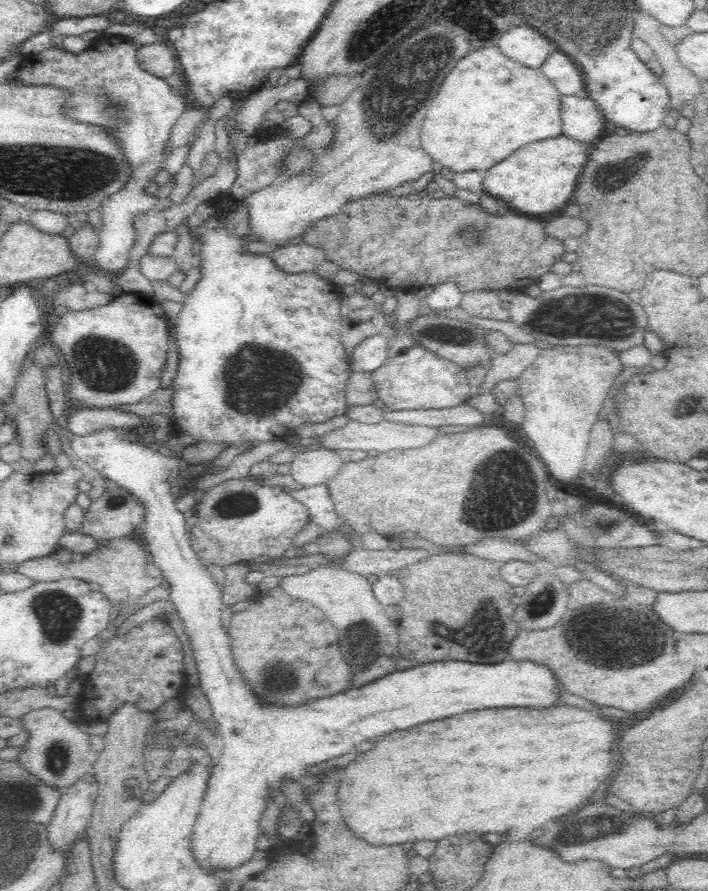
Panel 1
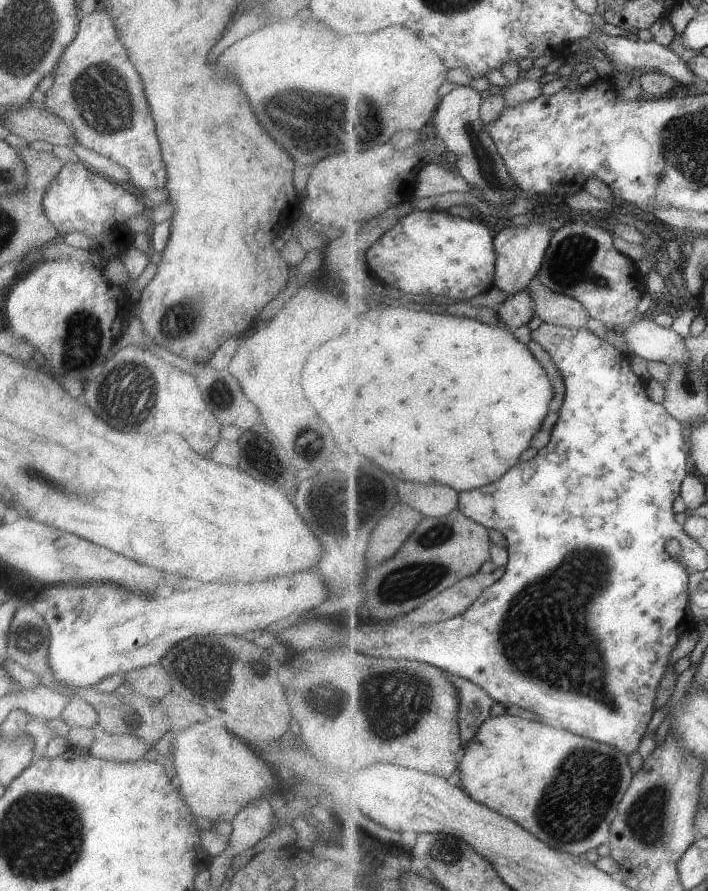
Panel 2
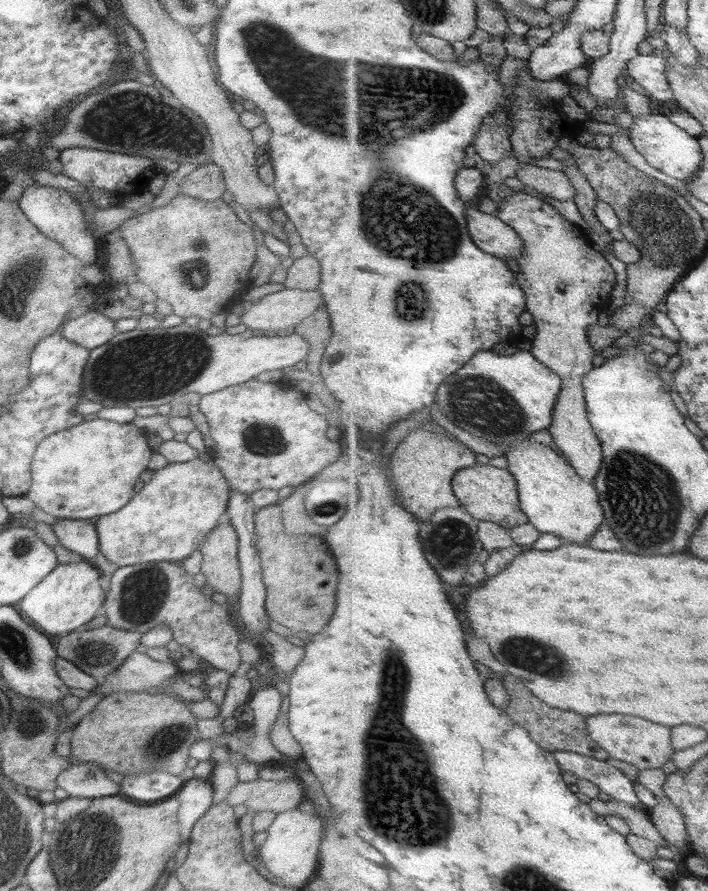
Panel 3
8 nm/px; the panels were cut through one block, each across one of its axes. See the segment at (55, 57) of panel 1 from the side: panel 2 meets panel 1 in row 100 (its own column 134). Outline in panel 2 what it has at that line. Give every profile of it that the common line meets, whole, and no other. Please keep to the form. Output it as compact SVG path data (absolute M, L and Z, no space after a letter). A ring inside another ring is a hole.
M100 6L92 14L85 14L79 24L76 38L62 52L62 58L55 70L54 85L46 92L43 106L54 112L56 116L60 116L60 119L64 120L68 126L72 126L74 136L80 145L125 168L130 175L129 180L139 190L164 189L166 168L162 162L160 144L156 140L156 132L154 132L156 126L150 114L150 106L144 96L144 84L140 82L140 76L126 54L126 48L116 38L114 22L110 20L108 12L104 12Z

